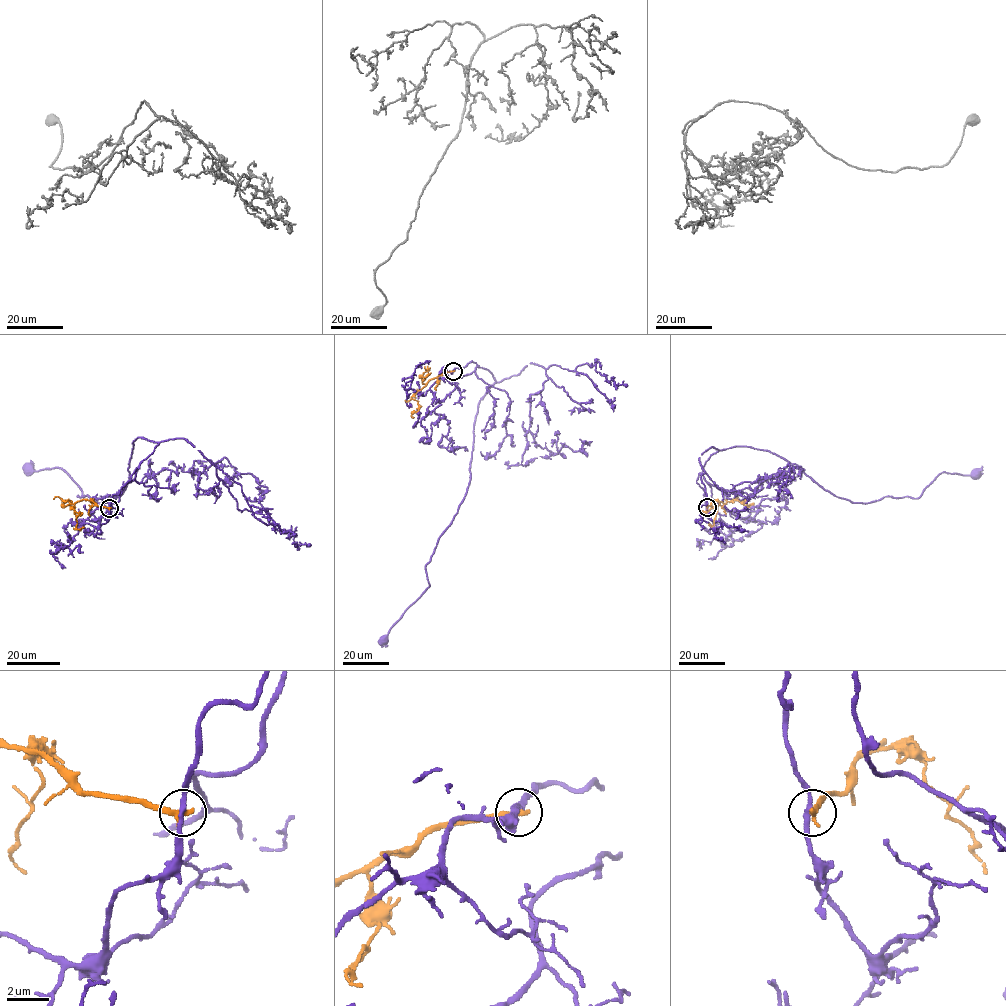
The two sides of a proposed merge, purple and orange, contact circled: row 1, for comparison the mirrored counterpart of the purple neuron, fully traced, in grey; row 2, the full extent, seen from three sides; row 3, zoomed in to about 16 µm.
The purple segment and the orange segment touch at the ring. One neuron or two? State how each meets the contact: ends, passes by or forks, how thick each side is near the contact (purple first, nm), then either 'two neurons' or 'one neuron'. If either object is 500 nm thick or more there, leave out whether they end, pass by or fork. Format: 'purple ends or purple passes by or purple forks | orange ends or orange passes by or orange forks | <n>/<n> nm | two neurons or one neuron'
purple passes by | orange ends | 200/300 nm | two neurons

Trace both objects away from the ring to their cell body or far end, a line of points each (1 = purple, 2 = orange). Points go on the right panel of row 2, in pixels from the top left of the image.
1: (706, 507), (698, 474), (711, 455), (738, 446), (769, 450), (854, 502), (918, 498), (942, 473), (978, 473)
2: (707, 507), (714, 500), (725, 503), (737, 500), (748, 505), (753, 503)

